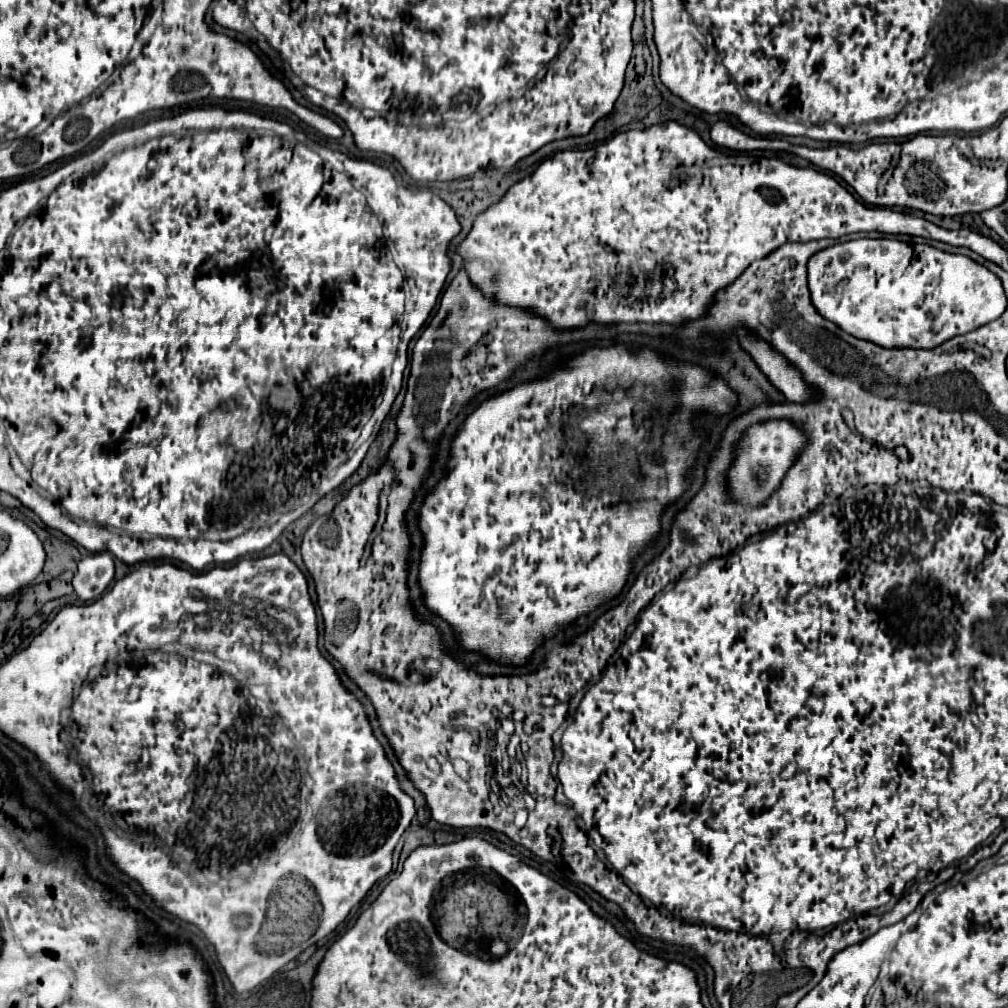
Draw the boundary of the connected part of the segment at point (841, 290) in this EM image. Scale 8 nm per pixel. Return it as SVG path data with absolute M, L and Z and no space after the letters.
M856 239L818 251L808 261L808 289L812 291L812 305L824 319L856 335L856 339L868 339L880 347L934 349L956 335L996 321L1006 309L1000 279L980 263L964 255L944 253L930 245L910 247L896 239Z

